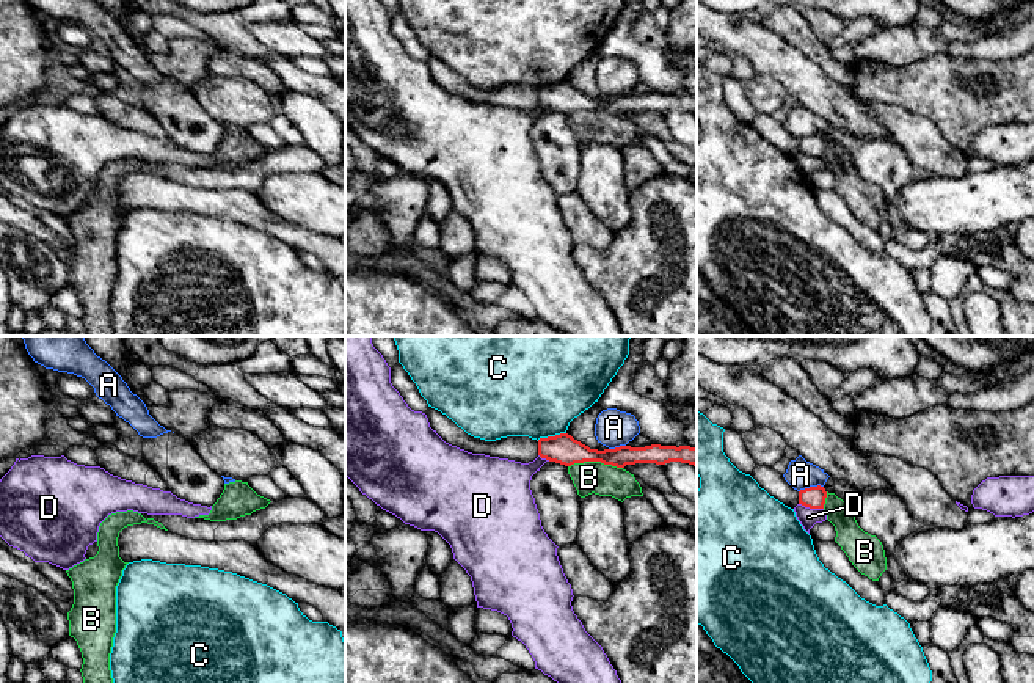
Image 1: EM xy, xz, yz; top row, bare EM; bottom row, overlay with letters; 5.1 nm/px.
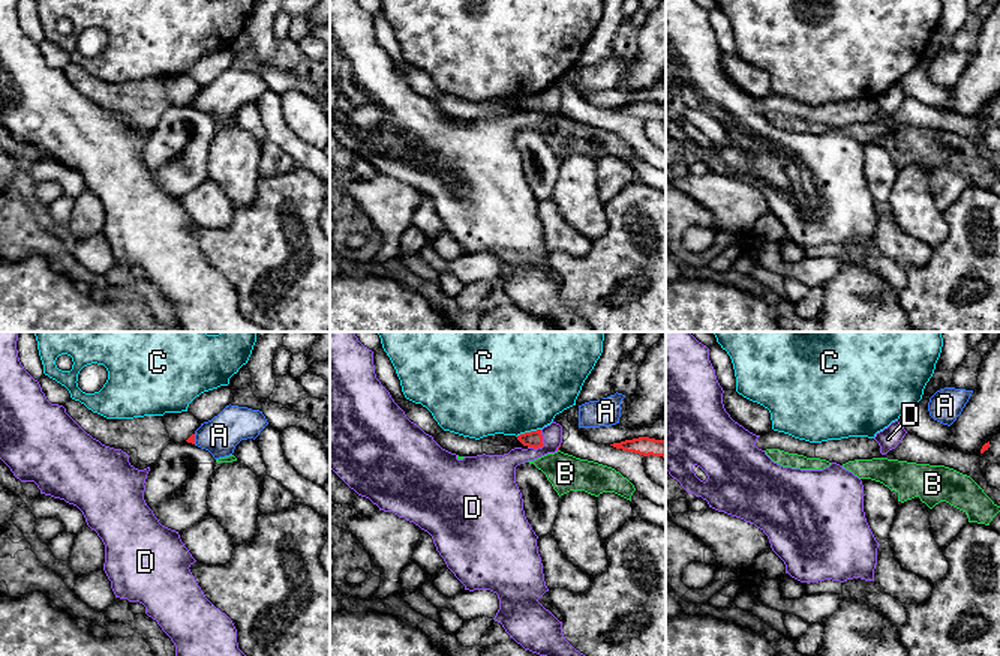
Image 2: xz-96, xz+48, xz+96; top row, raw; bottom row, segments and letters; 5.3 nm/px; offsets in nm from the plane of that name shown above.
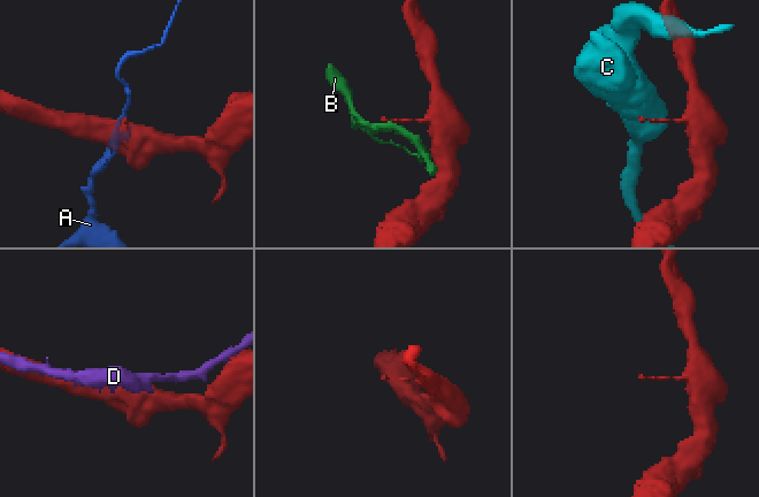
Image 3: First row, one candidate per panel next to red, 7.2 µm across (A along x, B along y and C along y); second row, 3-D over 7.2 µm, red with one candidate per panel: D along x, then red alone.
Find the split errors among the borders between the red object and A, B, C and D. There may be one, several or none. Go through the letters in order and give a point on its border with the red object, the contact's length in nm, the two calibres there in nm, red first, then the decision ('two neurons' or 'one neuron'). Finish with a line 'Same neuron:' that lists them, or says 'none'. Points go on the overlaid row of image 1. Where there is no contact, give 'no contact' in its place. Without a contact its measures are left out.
A: yz (810, 487) | 130 nm | 110/150 nm | two neurons
B: xz (595, 460) | 280 nm | 150/160 nm | two neurons
C: xz (551, 437) | 160 nm | 150/480 nm | two neurons
D: yz (811, 507) | 130 nm | 110/100 nm | two neurons
Same neuron: none

